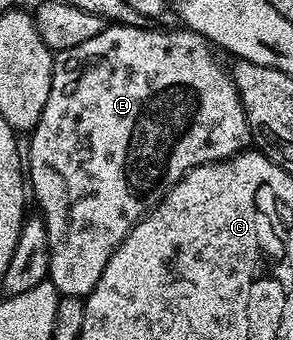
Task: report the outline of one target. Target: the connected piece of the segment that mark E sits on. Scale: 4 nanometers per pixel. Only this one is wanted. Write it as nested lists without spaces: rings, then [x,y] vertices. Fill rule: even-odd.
[[[109,24],[101,33],[94,35],[94,39],[78,43],[78,47],[61,49],[53,56],[50,99],[46,99],[46,107],[42,107],[42,115],[36,128],[31,130],[32,142],[26,145],[26,177],[30,182],[31,196],[33,193],[40,204],[39,216],[43,217],[46,223],[50,247],[48,280],[52,282],[61,298],[87,298],[88,294],[94,291],[98,279],[102,279],[102,271],[106,271],[106,263],[110,263],[110,255],[114,255],[122,239],[126,239],[126,235],[143,219],[144,214],[158,204],[190,170],[211,161],[224,161],[227,157],[233,157],[235,153],[243,153],[249,148],[248,141],[253,140],[244,104],[238,95],[236,85],[232,82],[231,72],[216,62],[217,54],[202,34],[187,27],[179,28],[147,29]]]

